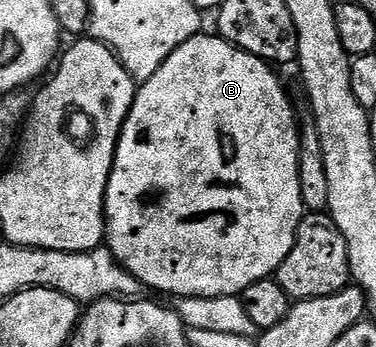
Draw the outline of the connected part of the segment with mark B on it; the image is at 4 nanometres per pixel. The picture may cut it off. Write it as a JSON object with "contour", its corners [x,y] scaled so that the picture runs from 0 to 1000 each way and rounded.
{"contour":[[[532,95],[511,107],[503,118],[484,124],[460,153],[449,153],[449,164],[439,176],[439,187],[428,187],[428,199],[418,199],[418,210],[407,210],[407,222],[396,222],[396,233],[386,233],[359,265],[359,288],[348,305],[348,323],[338,329],[338,346],[327,352],[327,378],[316,389],[316,415],[306,432],[306,470],[295,478],[295,507],[285,524],[285,591],[279,599],[279,709],[287,723],[301,729],[301,741],[316,755],[327,772],[343,787],[354,787],[354,798],[364,798],[364,810],[375,810],[404,841],[436,839],[452,856],[484,856],[489,850],[511,850],[513,856],[588,856],[590,850],[636,850],[662,821],[673,821],[684,810],[729,795],[739,784],[747,752],[758,752],[758,741],[769,741],[769,718],[779,718],[779,695],[785,674],[795,657],[795,640],[803,637],[811,617],[811,599],[801,579],[801,510],[795,507],[795,369],[798,357],[785,354],[785,320],[774,311],[774,285],[763,277],[763,262],[753,254],[747,231],[731,219],[734,196],[718,182],[707,182],[702,170],[689,170],[673,153],[644,147],[636,135],[622,135],[606,112],[585,107],[580,98],[548,101]]]}

